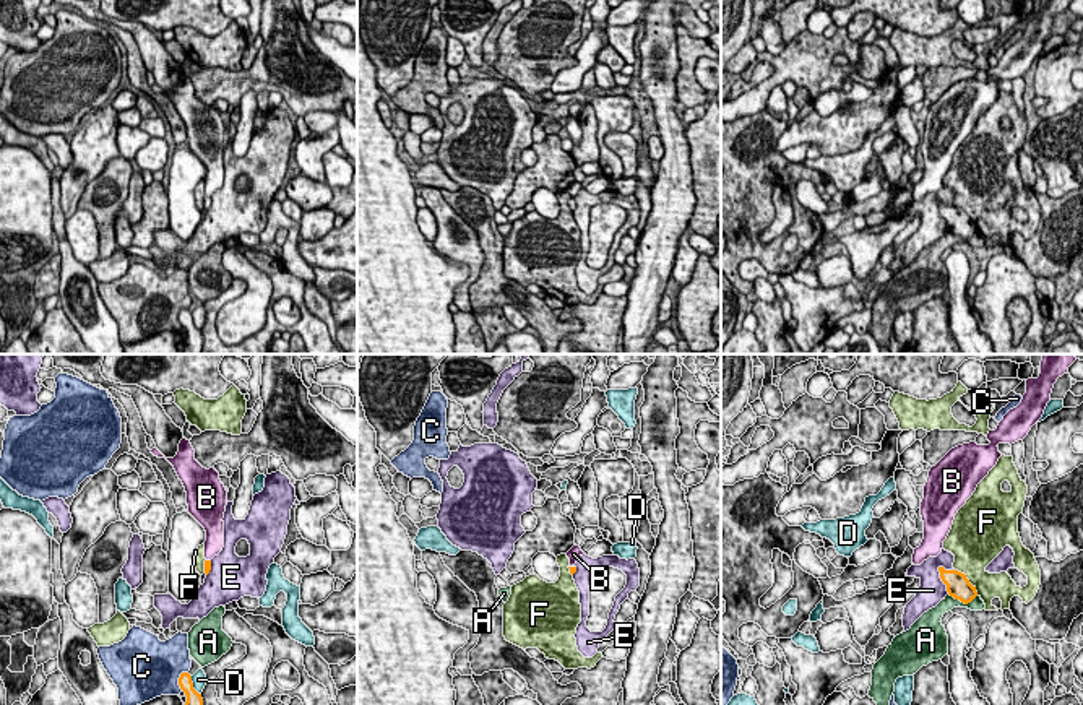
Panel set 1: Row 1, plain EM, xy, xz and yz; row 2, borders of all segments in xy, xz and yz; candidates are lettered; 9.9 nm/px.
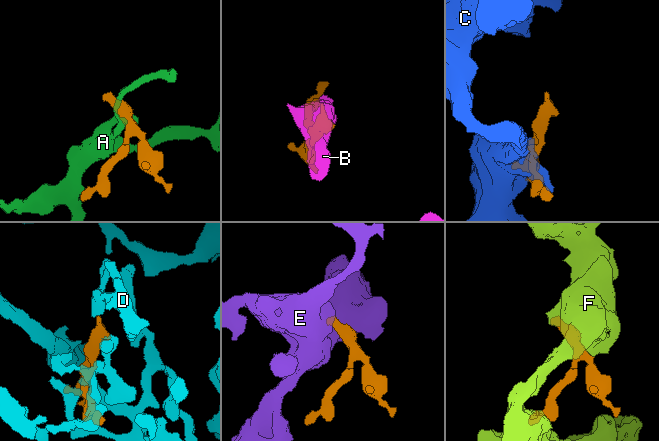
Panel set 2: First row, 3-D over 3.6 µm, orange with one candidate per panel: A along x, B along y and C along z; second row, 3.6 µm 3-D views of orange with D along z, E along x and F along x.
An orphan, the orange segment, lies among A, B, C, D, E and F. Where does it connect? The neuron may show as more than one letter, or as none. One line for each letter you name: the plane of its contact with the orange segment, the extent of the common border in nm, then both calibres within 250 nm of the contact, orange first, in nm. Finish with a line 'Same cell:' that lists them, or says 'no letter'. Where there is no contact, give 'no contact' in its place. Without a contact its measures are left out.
B: xz | 70 nm | 60/130 nm
Same cell: B

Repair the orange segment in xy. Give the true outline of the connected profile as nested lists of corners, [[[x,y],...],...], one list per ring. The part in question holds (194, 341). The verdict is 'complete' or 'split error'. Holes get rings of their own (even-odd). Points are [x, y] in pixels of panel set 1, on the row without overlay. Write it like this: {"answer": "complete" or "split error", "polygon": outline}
{"answer": "complete", "polygon": [[[182,309],[179,322],[187,331],[183,354],[201,354],[203,335],[201,330],[193,325],[192,312],[188,309]]]}

